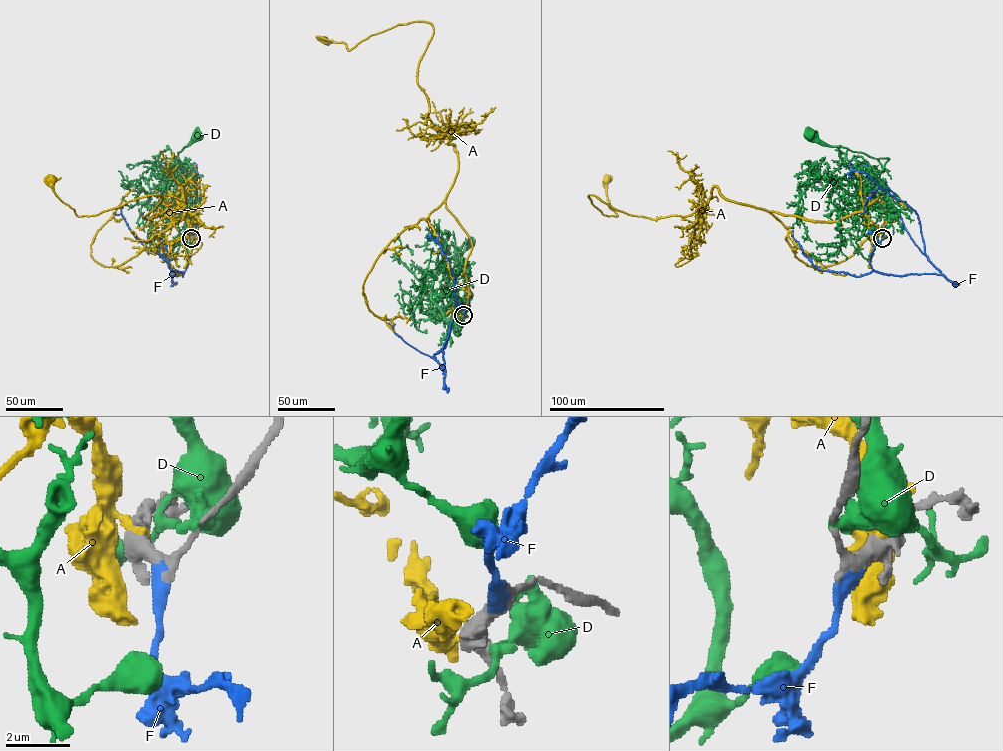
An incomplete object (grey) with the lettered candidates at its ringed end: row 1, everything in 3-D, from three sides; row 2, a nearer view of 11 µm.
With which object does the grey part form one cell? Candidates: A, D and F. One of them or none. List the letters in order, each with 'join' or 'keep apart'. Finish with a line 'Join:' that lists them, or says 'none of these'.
A: keep apart
D: keep apart
F: join
Join: F

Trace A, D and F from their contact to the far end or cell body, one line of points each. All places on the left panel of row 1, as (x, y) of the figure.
A: (190, 236), (197, 212), (173, 210), (182, 187), (148, 219), (160, 195), (78, 216), (52, 179)
D: (192, 236), (187, 213), (172, 212), (159, 202), (168, 176), (160, 163), (174, 158), (199, 135)
F: (191, 238), (187, 267), (170, 274), (163, 254), (165, 223), (197, 171), (196, 178)

